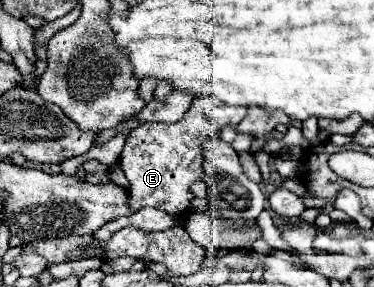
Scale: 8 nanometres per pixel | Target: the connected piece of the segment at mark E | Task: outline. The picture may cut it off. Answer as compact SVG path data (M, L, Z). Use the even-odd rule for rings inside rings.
M193 98L183 120L175 124L145 122L129 132L119 158L119 168L129 180L129 208L159 208L171 216L191 214L191 184L203 178L203 150L209 138L219 136L225 126L237 126L247 108L229 106L219 98Z

